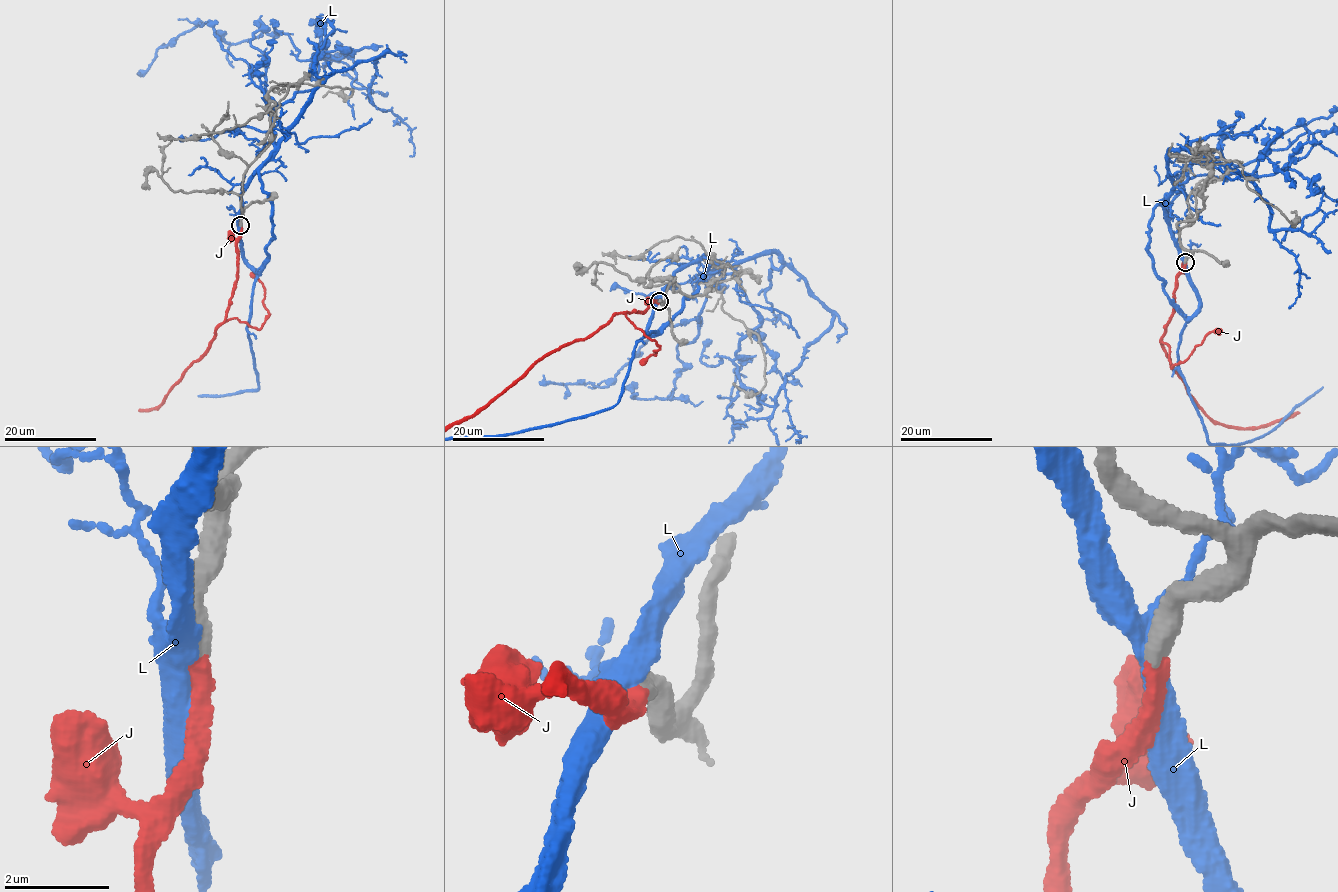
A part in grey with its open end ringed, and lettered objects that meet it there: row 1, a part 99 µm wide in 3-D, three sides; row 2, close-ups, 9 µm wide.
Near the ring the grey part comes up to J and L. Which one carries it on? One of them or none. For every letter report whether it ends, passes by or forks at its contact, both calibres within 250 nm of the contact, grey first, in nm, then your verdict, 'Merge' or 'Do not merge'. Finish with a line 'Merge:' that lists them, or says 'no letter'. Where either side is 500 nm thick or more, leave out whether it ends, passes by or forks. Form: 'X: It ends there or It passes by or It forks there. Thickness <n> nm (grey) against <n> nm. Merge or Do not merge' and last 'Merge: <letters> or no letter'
J: It ends there. Thickness 460 nm (grey) against 340 nm. Merge
L: It forks there. Thickness 480 nm (grey) against 340 nm. Do not merge
Merge: J

